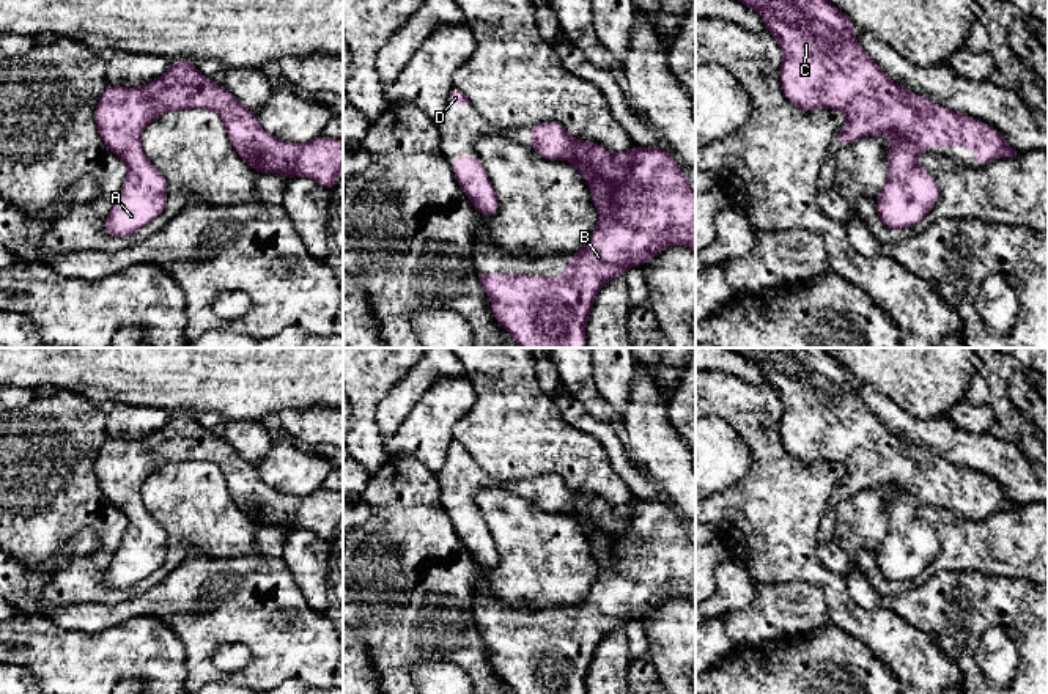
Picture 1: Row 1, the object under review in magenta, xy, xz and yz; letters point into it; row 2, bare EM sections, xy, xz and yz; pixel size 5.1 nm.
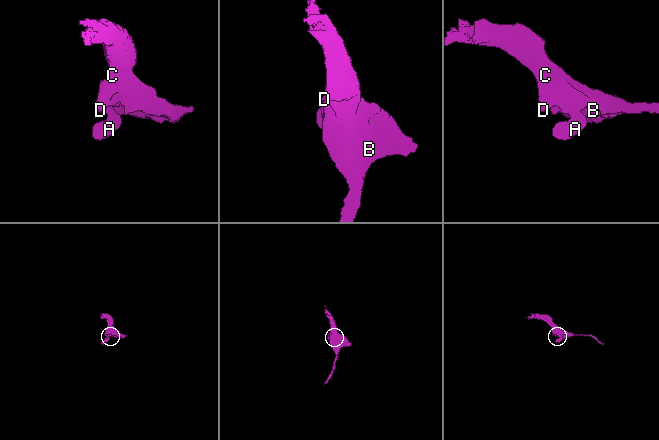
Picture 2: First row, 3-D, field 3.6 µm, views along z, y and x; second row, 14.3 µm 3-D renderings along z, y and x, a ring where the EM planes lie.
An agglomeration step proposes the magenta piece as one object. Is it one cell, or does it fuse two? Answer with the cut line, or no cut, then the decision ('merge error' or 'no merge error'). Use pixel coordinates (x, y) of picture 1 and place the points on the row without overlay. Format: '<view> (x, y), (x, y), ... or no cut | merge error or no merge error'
no cut | no merge error

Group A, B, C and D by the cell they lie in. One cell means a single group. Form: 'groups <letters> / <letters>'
groups A B C D

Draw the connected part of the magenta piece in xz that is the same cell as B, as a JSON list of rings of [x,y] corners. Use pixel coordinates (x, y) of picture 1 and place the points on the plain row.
[[[546,474],[530,478],[530,502],[544,511],[571,515],[589,535],[598,576],[587,598],[571,606],[557,631],[480,625],[478,631],[494,670],[515,694],[585,694],[590,663],[606,634],[648,615],[667,598],[686,598],[696,604],[696,544],[662,497],[612,505],[600,496],[571,489],[560,475]]]

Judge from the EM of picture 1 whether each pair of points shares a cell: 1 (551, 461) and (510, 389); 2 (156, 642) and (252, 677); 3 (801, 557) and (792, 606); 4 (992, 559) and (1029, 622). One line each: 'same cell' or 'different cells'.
1: same cell
2: different cells
3: different cells
4: different cells

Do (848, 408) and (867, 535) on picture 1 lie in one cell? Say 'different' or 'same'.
different

